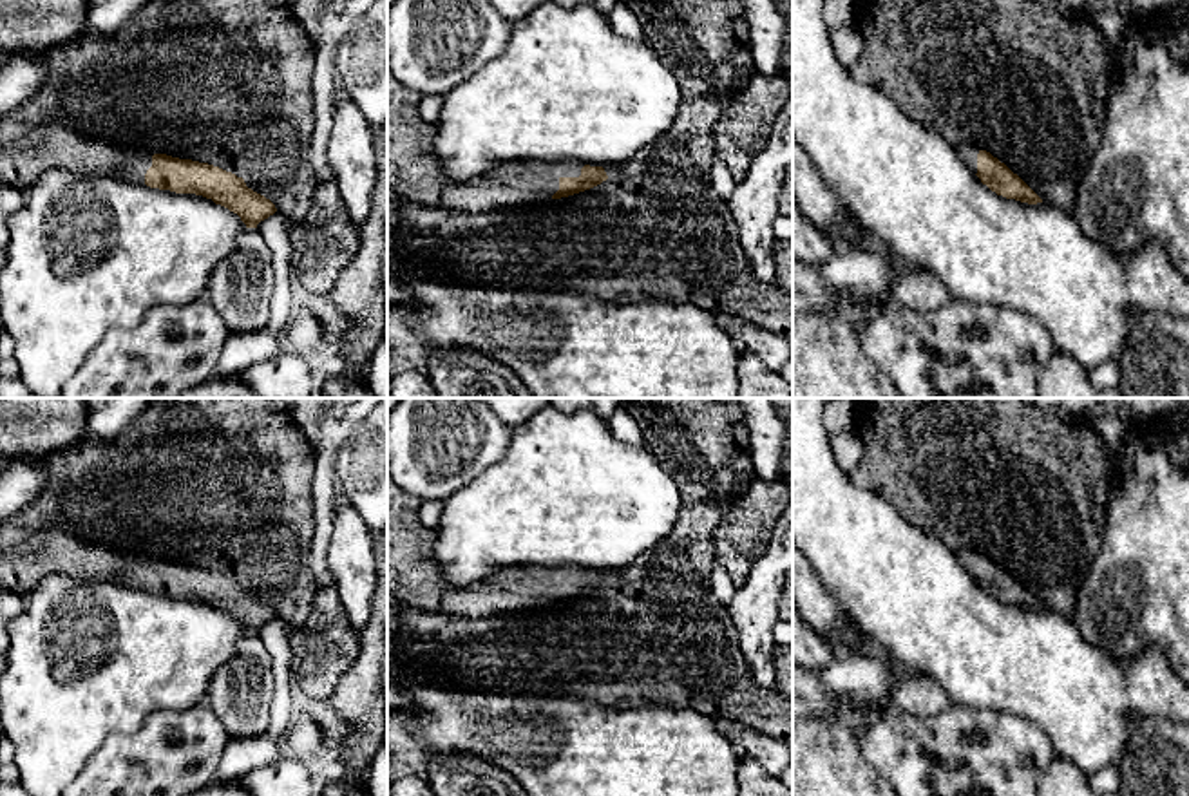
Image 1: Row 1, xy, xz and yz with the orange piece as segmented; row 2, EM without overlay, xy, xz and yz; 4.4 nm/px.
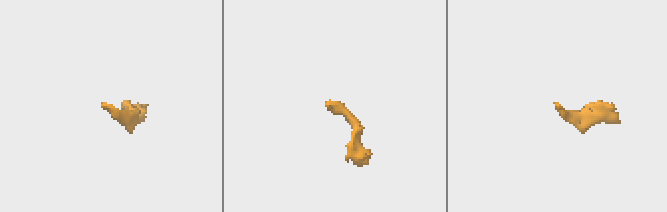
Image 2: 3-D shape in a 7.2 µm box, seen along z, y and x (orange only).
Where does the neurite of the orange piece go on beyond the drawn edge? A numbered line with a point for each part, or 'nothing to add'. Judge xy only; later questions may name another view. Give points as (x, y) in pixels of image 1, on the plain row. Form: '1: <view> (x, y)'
1: xy (51, 550)

